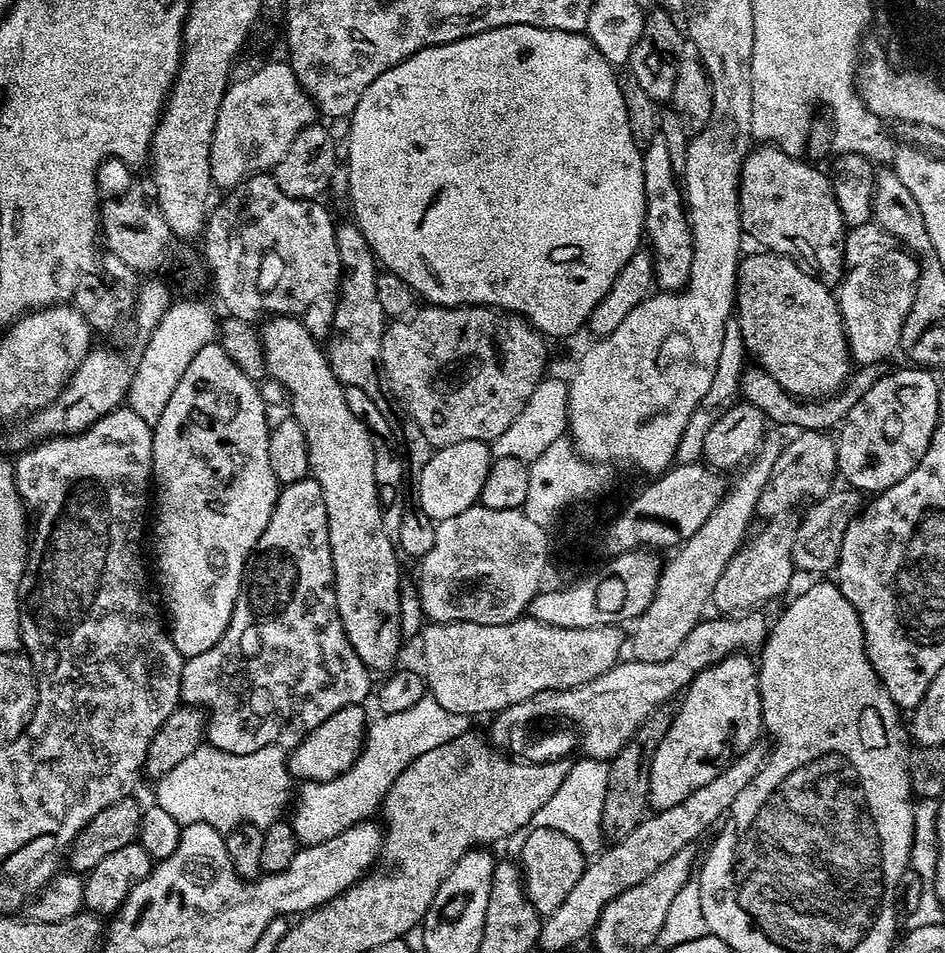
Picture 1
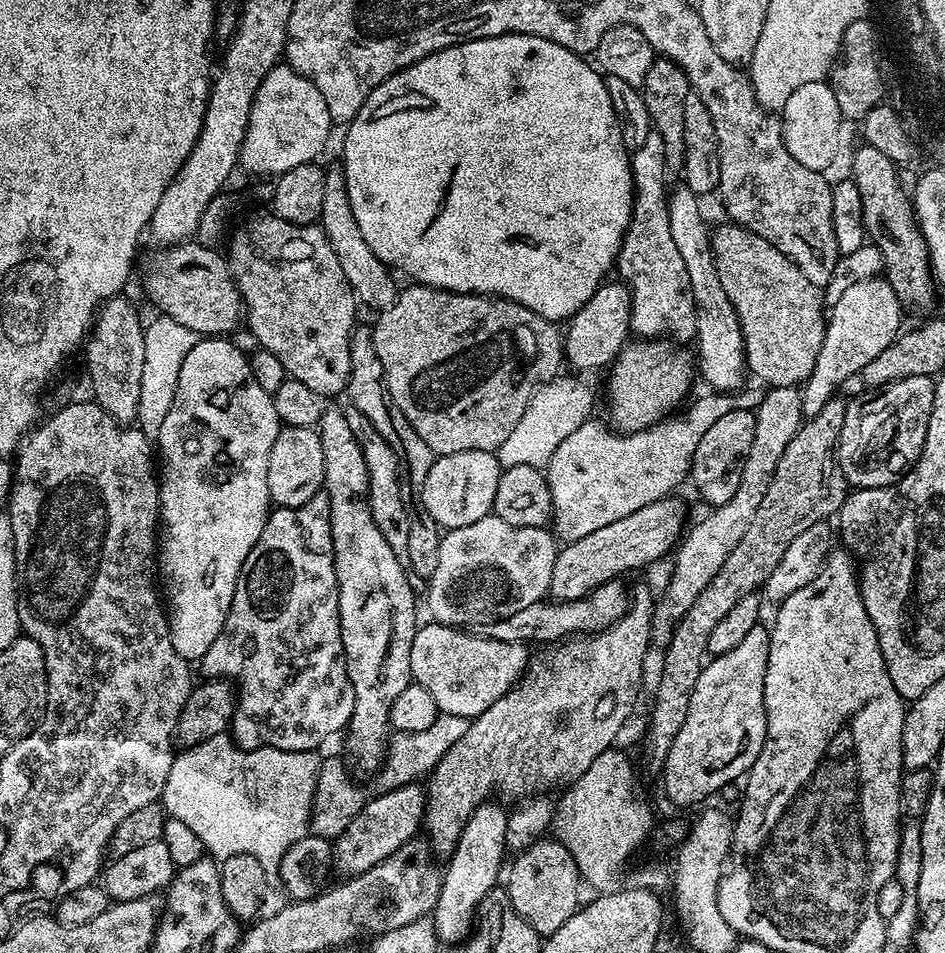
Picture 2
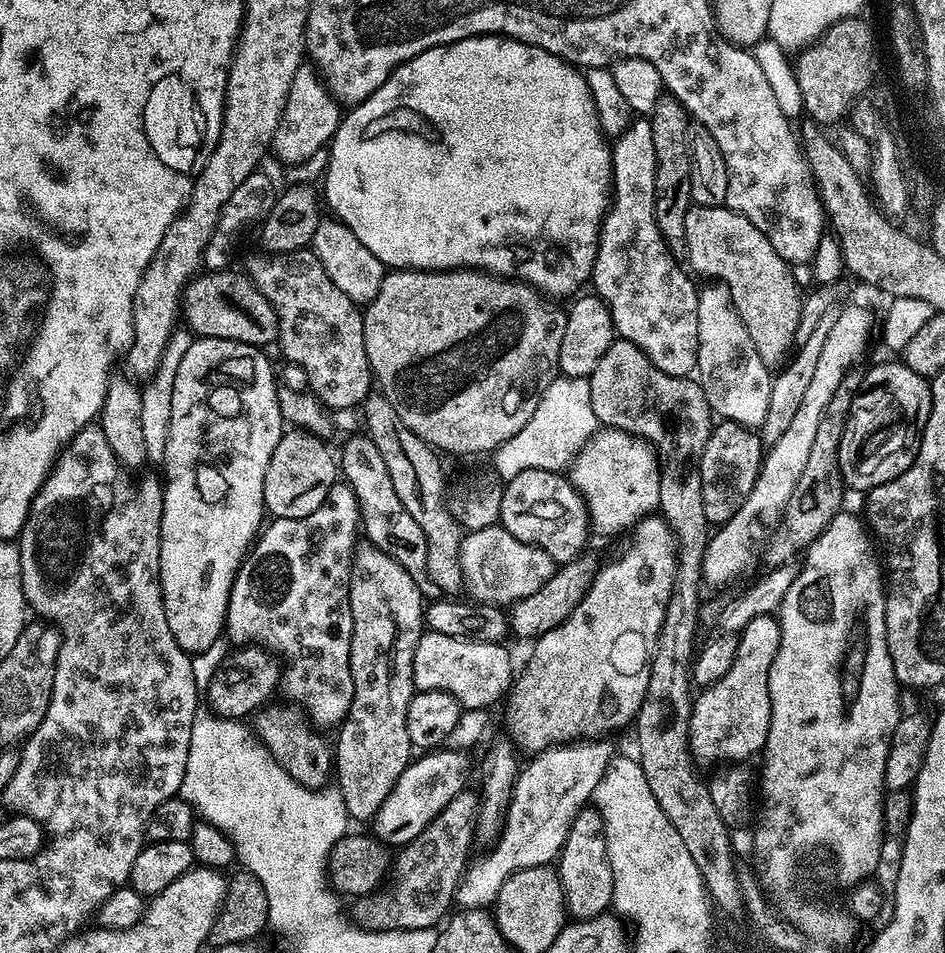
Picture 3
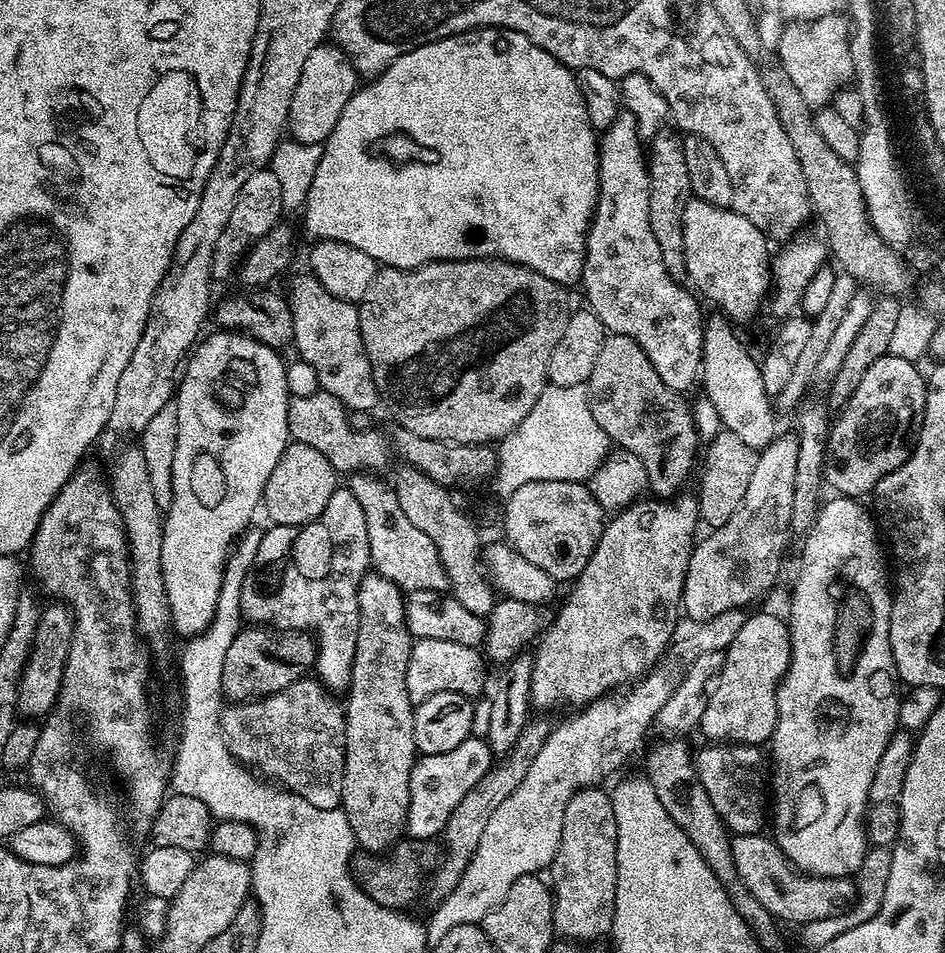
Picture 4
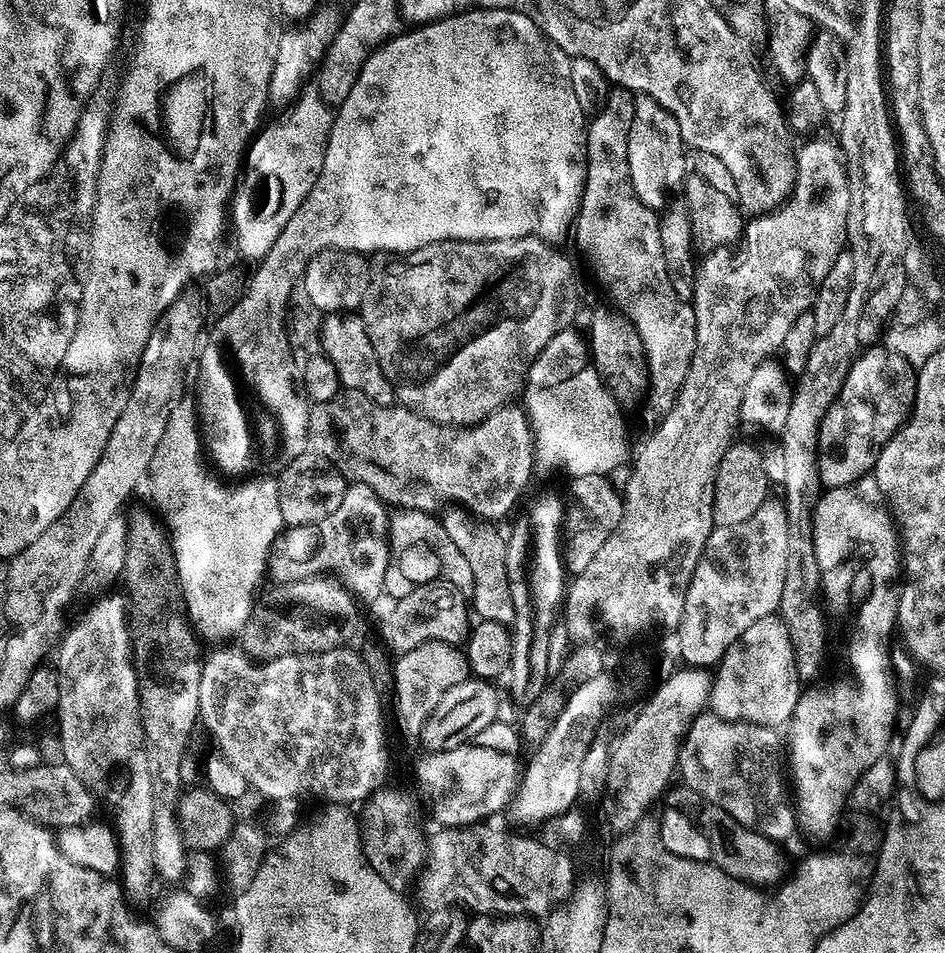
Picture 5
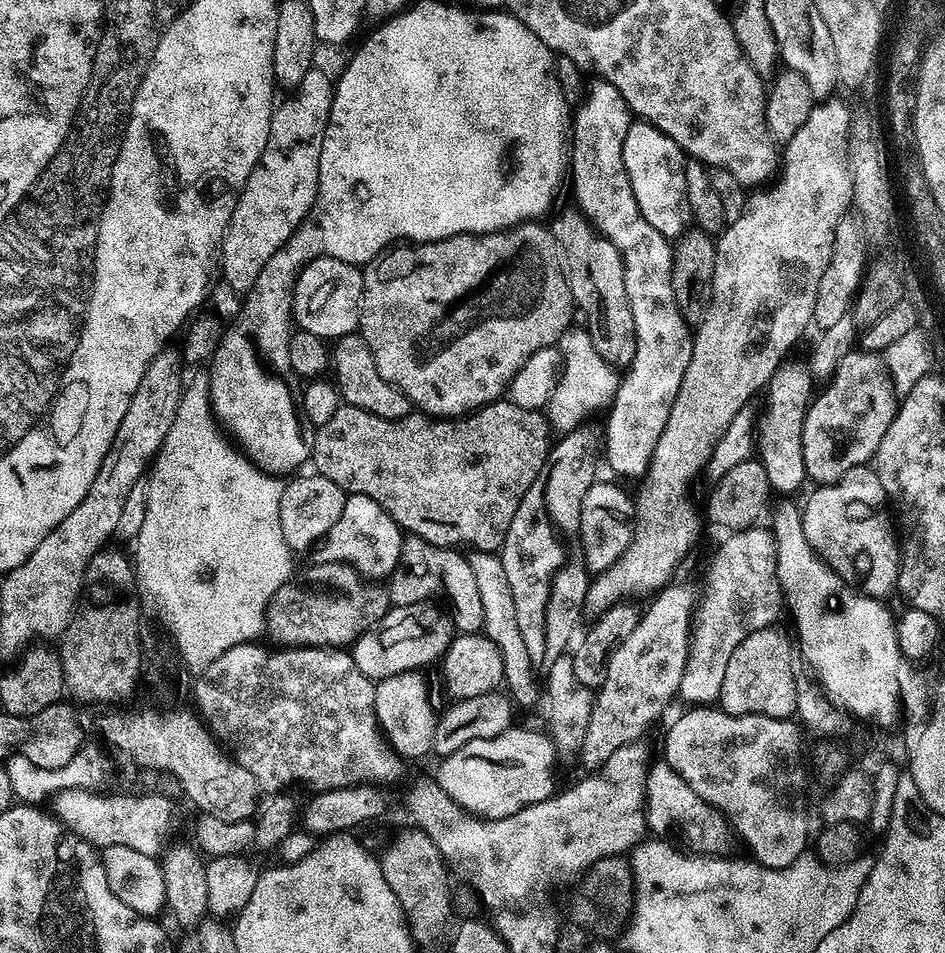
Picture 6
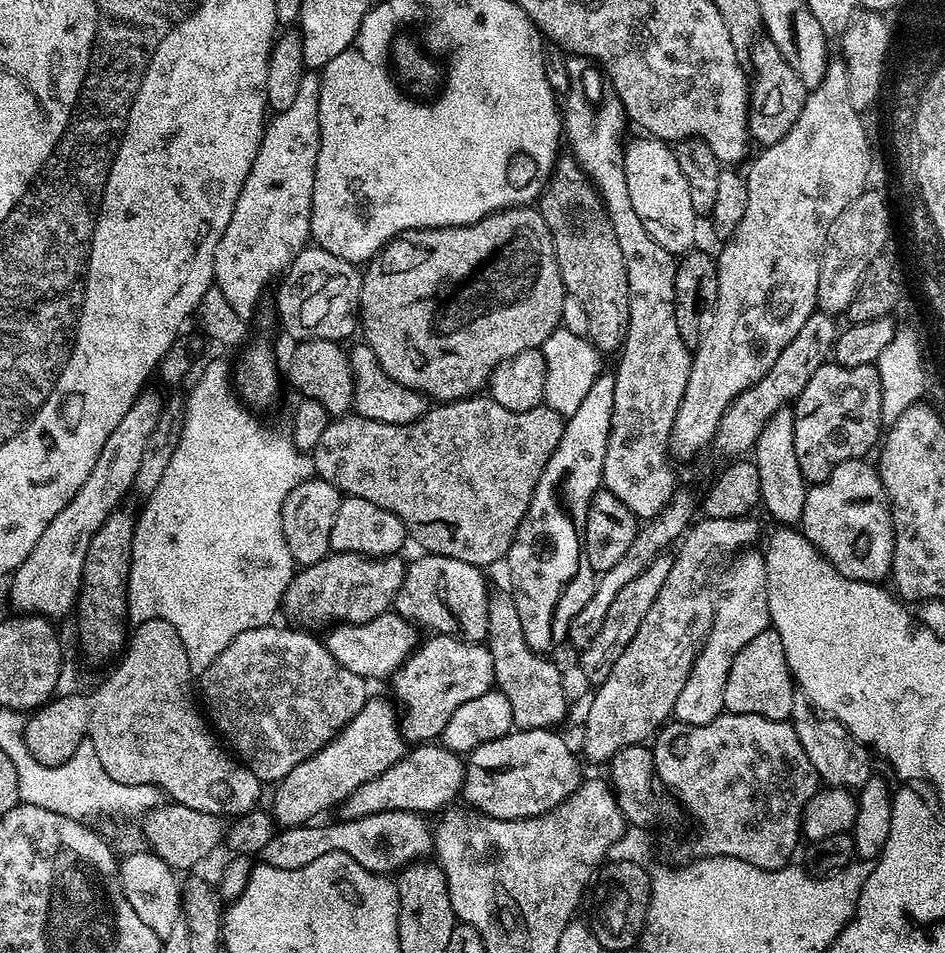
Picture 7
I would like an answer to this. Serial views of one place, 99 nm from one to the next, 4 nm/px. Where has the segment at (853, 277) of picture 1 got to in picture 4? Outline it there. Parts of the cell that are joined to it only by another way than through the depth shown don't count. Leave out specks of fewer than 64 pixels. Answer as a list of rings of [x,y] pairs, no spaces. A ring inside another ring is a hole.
[[[777,435],[756,458],[754,475],[742,506],[734,510],[726,526],[711,529],[704,541],[692,549],[684,579],[682,612],[692,622],[713,620],[718,614],[735,608],[747,609],[776,584],[780,559],[784,556],[784,535],[792,527],[794,474],[798,470],[798,439],[795,435]]]

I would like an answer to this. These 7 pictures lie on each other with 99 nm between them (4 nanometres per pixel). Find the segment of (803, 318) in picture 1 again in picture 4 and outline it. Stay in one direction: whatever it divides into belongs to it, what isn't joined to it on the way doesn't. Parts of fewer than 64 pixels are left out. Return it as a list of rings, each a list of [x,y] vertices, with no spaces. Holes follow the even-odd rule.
[[[693,198],[689,200],[682,218],[682,242],[686,246],[687,279],[692,280],[691,287],[701,297],[709,296],[710,299],[717,300],[721,308],[719,311],[729,321],[754,319],[760,303],[763,300],[765,303],[770,292],[770,244],[758,226],[742,218],[742,214],[732,211],[731,207],[719,208]]]

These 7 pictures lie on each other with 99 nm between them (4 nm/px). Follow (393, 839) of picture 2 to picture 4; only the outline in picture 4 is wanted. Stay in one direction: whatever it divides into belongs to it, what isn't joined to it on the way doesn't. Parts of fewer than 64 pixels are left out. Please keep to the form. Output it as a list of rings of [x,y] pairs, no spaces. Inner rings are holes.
[[[480,738],[463,740],[458,747],[446,754],[420,756],[412,767],[410,780],[410,798],[408,799],[408,818],[406,832],[409,837],[418,840],[430,840],[441,835],[443,828],[454,814],[454,806],[482,782],[482,778],[493,767],[494,755],[487,743]]]

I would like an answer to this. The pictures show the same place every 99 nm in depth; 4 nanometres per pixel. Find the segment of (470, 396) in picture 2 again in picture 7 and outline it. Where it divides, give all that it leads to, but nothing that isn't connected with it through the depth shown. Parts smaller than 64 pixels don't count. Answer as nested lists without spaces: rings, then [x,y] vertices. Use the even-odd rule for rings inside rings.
[[[539,207],[503,208],[501,212],[492,212],[473,224],[449,228],[413,228],[411,232],[397,235],[395,240],[389,240],[371,260],[367,261],[360,277],[358,324],[362,332],[364,328],[363,343],[368,344],[370,350],[374,350],[374,358],[378,358],[382,370],[386,370],[386,374],[390,374],[394,382],[402,382],[402,386],[420,392],[426,398],[432,399],[433,396],[433,401],[451,402],[477,395],[487,385],[492,369],[498,367],[503,360],[514,358],[531,348],[540,348],[555,328],[561,327],[564,300],[566,301],[566,293],[562,274],[558,270],[558,258],[554,254],[554,242],[550,238],[550,230],[542,218]]]

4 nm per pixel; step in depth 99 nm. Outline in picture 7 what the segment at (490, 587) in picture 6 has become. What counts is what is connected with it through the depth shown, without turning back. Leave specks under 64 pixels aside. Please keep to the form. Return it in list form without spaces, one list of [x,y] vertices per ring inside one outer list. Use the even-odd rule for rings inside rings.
[[[493,591],[488,598],[488,639],[486,646],[494,658],[495,687],[506,694],[510,702],[510,714],[517,729],[551,728],[564,720],[568,712],[568,696],[564,693],[564,680],[560,672],[547,659],[536,652],[522,634],[522,622],[511,595],[507,591]]]

